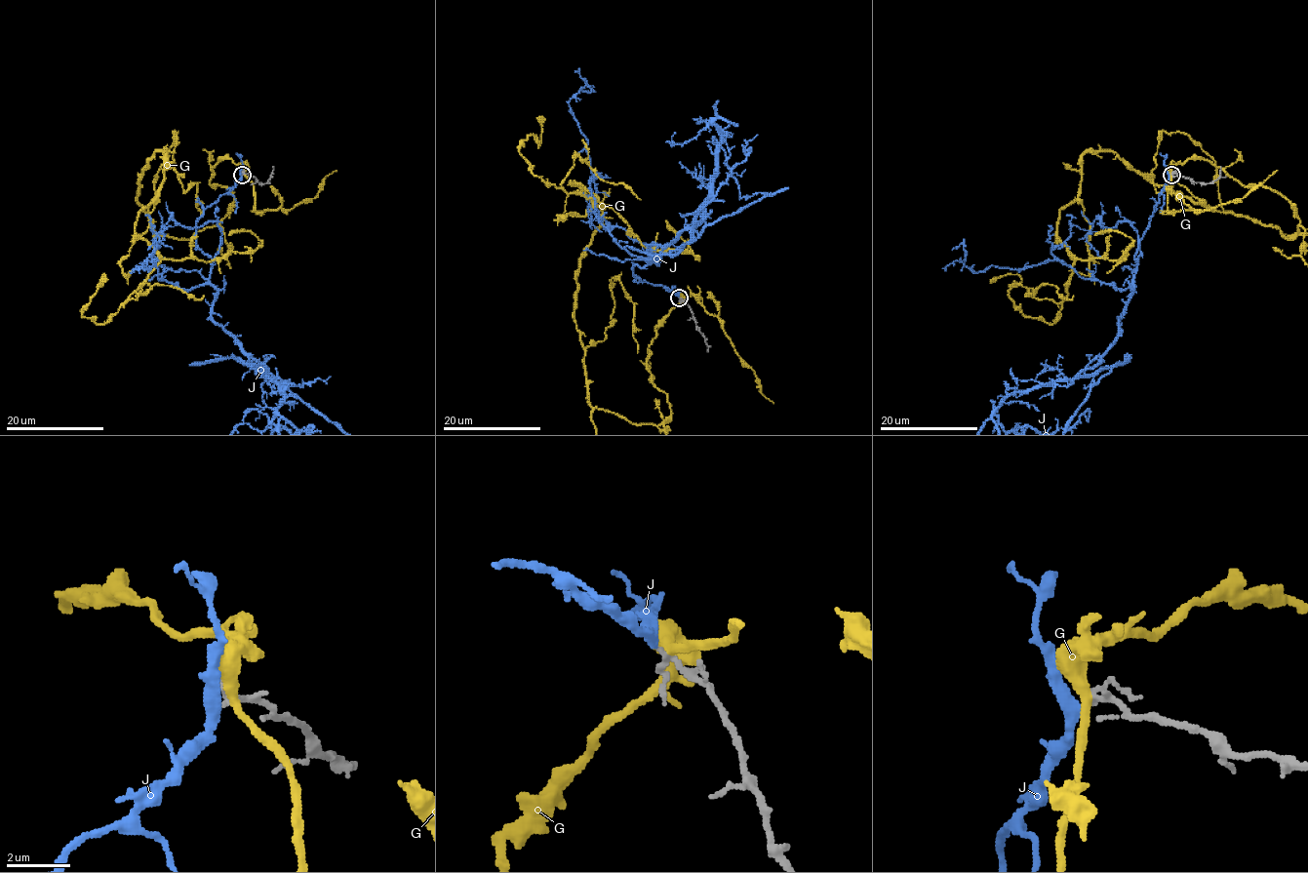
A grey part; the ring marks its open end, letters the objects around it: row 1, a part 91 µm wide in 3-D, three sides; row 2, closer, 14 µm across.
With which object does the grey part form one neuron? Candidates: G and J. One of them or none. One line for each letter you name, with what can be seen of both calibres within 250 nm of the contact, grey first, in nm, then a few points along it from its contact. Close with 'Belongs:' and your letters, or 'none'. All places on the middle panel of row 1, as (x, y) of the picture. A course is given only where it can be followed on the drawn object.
J: calibres 140 and 380 nm
Belongs: J

